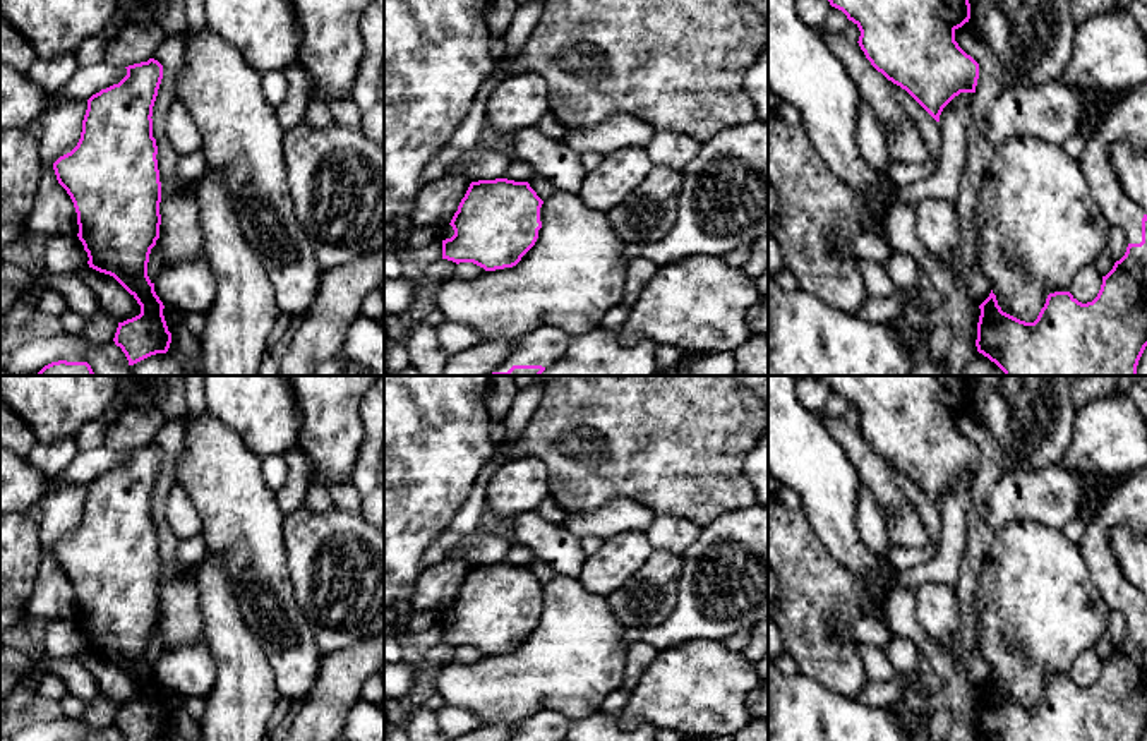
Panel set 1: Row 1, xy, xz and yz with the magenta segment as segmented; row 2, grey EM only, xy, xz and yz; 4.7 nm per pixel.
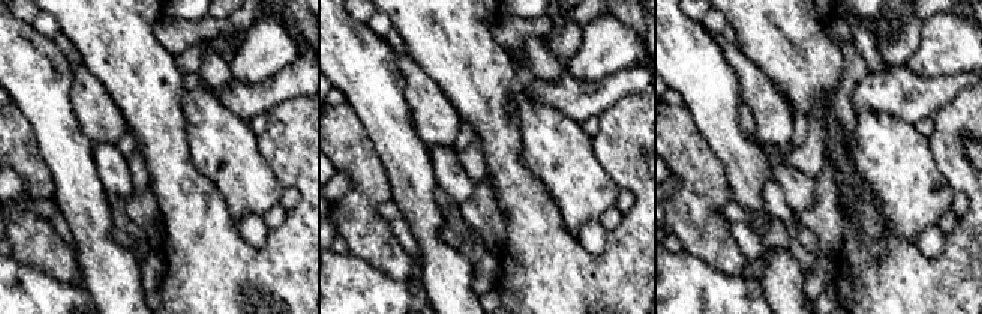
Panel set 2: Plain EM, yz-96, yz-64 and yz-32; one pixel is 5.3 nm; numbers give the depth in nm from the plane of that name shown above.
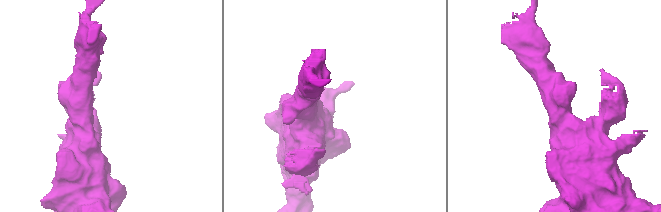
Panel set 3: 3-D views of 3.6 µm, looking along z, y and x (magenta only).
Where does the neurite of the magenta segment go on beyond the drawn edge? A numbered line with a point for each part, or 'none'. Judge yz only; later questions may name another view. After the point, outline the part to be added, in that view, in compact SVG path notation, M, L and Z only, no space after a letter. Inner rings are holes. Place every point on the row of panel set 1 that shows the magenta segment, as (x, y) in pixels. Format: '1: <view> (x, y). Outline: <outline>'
1: yz (1127, 124). Outline: M1147 84L1128 89L1099 130L1085 139L1080 168L1109 226L1125 232L1126 244L1142 242L1144 209L1121 189L1109 158L1113 144L1147 153Z

